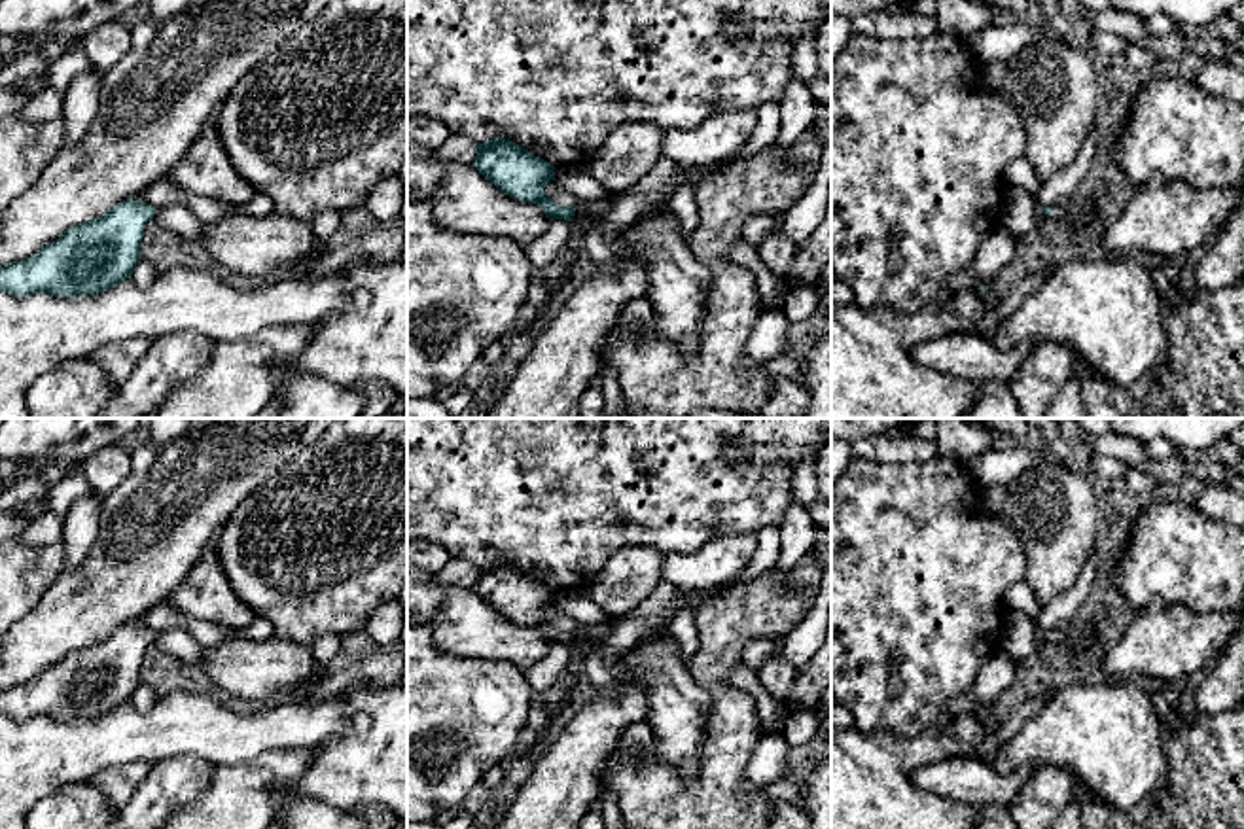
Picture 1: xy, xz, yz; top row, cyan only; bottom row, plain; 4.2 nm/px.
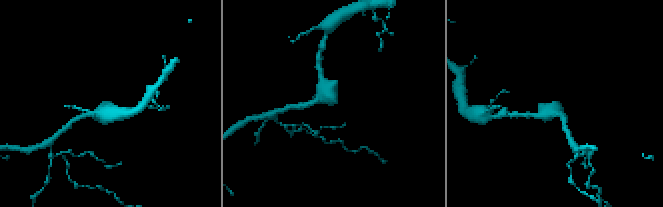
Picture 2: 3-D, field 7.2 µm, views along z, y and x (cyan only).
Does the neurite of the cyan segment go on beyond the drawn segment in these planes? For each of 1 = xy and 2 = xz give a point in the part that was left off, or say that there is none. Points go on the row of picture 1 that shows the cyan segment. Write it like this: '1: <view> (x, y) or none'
1: none
2: none

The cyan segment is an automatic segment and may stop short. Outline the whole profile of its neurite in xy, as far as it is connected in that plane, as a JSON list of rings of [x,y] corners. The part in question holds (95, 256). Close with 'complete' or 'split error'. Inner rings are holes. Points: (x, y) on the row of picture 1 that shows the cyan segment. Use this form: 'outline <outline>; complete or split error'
outline [[[127,199],[102,218],[68,227],[32,257],[0,265],[0,291],[17,297],[98,295],[131,278],[153,216],[155,208],[148,203]]]; complete

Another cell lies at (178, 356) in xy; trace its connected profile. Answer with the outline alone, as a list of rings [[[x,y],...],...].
[[[193,331],[151,341],[134,369],[119,377],[110,403],[97,418],[146,418],[176,384],[195,379],[206,367],[214,344]]]

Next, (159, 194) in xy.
[[[169,176],[157,178],[144,189],[144,199],[155,210],[165,208],[169,204],[184,204],[193,212],[193,216],[203,223],[214,223],[225,216],[242,212],[237,206],[229,206],[208,197],[191,195],[180,191]]]

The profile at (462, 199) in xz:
[[[407,136],[407,195],[432,203],[439,225],[466,235],[528,242],[543,235],[551,218],[534,204],[504,195],[473,165],[437,161]]]

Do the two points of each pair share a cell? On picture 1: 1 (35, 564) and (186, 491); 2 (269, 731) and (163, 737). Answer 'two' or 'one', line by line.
1: two
2: one

